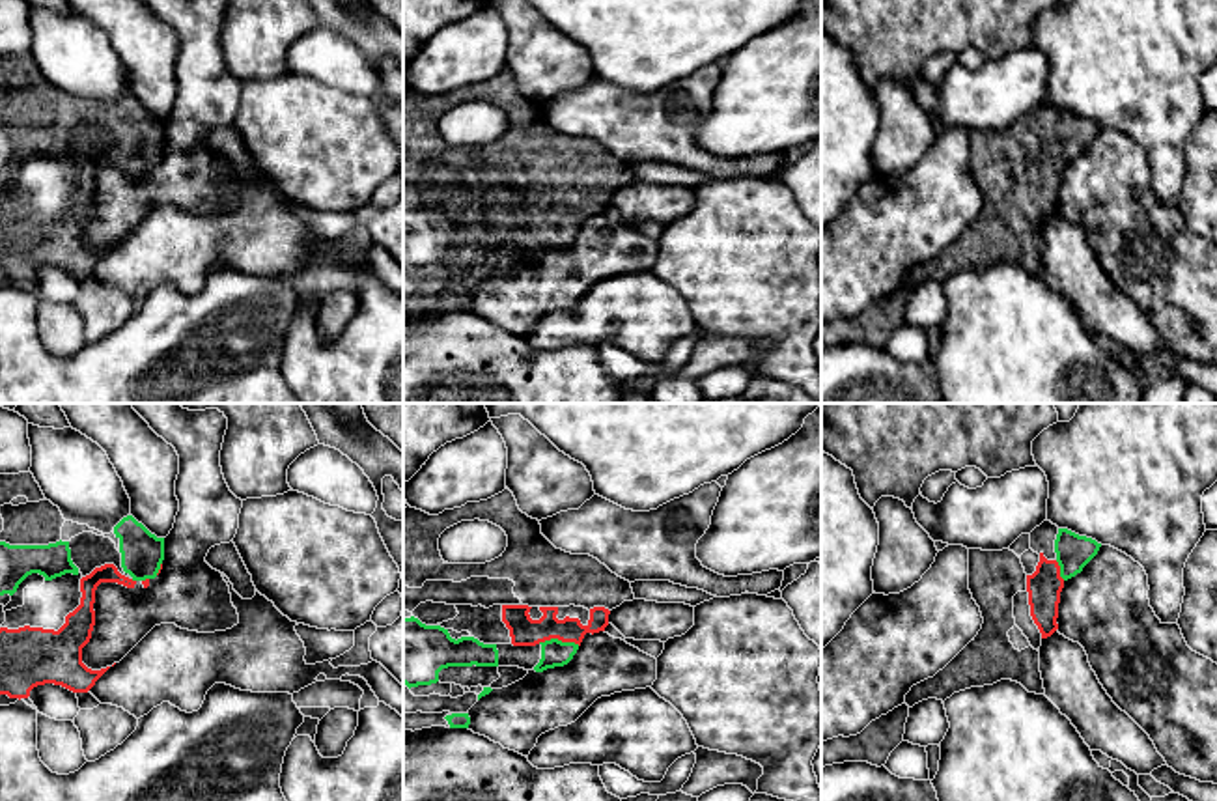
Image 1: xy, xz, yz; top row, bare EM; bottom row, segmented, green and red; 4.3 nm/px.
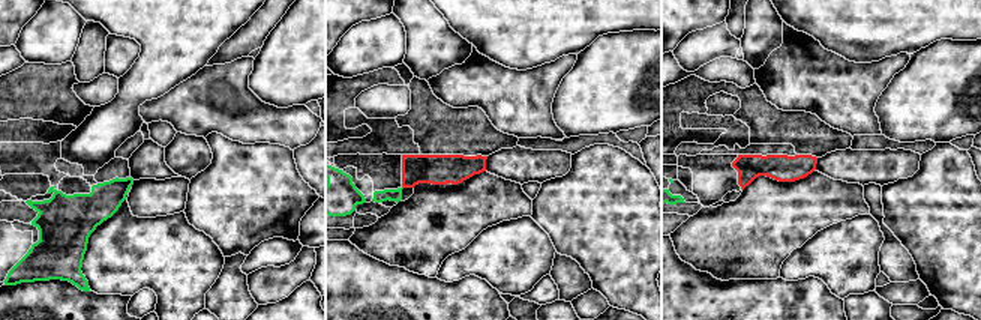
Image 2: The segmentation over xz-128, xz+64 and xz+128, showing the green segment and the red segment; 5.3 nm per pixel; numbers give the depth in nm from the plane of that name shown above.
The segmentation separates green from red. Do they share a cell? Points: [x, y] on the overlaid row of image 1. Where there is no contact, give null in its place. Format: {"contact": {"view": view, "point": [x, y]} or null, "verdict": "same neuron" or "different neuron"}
{"contact": {"view": "xz", "point": [557, 639]}, "verdict": "same neuron"}

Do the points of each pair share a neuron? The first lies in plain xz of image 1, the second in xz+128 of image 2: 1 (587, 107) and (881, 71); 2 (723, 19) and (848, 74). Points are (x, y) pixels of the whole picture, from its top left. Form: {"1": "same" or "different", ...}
{"1": "same", "2": "different"}

